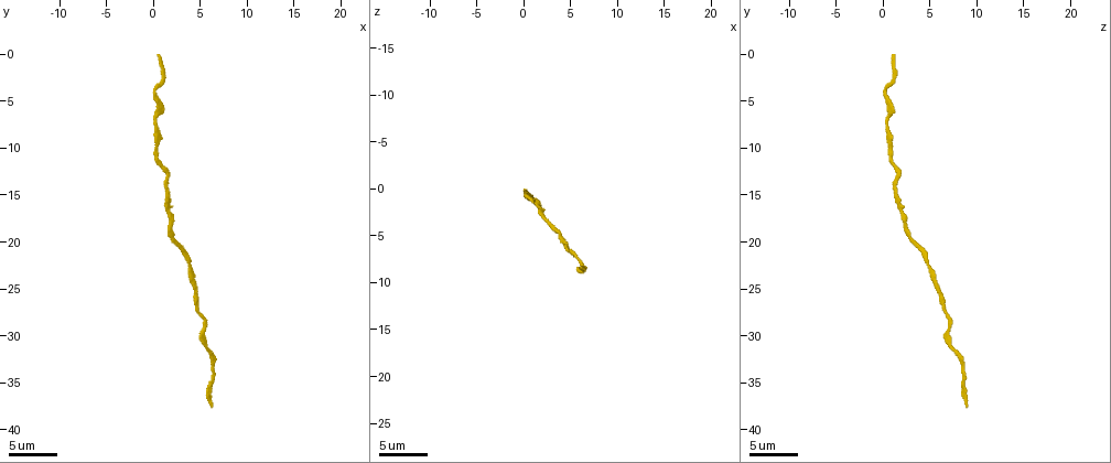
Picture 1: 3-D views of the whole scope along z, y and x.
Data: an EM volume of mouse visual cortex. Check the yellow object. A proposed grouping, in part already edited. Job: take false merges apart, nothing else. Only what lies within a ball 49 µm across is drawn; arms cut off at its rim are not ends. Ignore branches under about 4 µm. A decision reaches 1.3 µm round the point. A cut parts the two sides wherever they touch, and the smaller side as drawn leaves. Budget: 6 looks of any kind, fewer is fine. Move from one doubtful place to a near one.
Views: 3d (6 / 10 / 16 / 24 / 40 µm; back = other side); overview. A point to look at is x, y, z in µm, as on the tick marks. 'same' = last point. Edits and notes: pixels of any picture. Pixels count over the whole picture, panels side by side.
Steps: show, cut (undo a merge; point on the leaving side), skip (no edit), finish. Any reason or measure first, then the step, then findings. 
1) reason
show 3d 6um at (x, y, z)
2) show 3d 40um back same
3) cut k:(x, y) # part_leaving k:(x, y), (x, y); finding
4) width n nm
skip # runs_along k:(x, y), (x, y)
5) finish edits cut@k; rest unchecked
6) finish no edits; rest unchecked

calibre changes
show 3d 16um at (6.4, 34.8, 8.6)

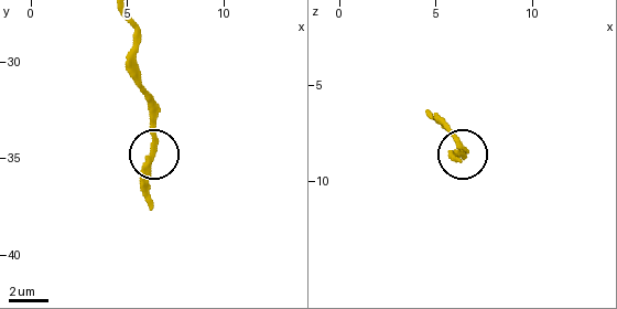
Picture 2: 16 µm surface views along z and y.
skip # runs_along 2:(128, 19), (134, 77), (154, 127), (149, 210); continuous, no second neuron

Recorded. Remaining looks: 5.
thick turns thin
show 3d 16um at (5.6, 28.8, 7.0)

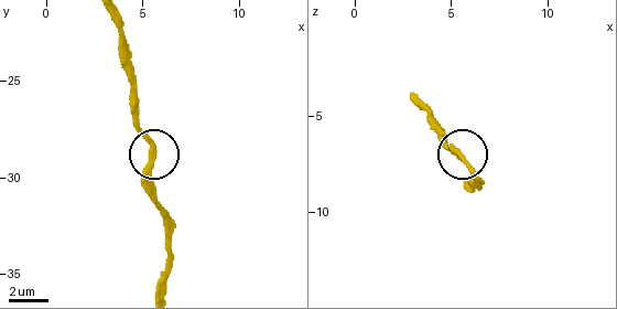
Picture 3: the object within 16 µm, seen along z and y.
width 290 nm
skip # runs_along 3:(117, 21), (134, 109), (154, 159), (150, 179), (153, 196); all the same neuron

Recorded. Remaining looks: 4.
calibre changes
show 3d 6um at (0.2, 4.6, 0.4)

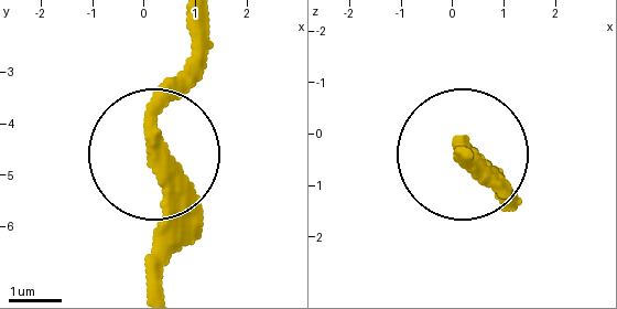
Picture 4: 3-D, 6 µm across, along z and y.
show 3d 6um back same

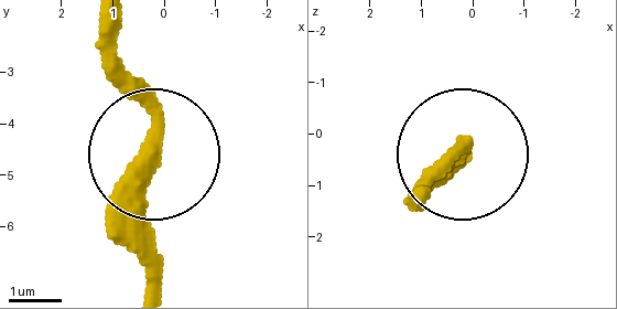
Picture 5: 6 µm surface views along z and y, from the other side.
skip # runs_along 5:(151, 279), (138, 201), (151, 108), (111, 29); one neuron here

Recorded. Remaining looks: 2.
finish no edits; rest unchecked

